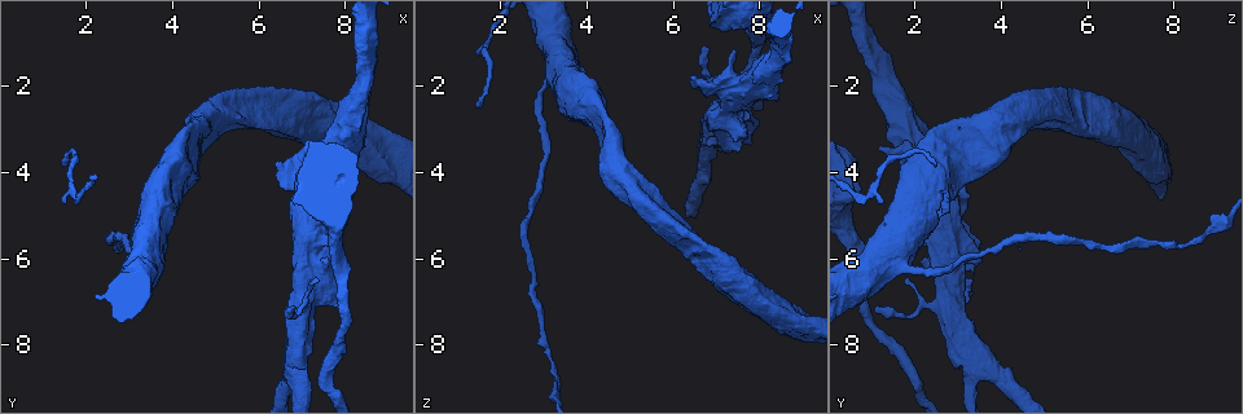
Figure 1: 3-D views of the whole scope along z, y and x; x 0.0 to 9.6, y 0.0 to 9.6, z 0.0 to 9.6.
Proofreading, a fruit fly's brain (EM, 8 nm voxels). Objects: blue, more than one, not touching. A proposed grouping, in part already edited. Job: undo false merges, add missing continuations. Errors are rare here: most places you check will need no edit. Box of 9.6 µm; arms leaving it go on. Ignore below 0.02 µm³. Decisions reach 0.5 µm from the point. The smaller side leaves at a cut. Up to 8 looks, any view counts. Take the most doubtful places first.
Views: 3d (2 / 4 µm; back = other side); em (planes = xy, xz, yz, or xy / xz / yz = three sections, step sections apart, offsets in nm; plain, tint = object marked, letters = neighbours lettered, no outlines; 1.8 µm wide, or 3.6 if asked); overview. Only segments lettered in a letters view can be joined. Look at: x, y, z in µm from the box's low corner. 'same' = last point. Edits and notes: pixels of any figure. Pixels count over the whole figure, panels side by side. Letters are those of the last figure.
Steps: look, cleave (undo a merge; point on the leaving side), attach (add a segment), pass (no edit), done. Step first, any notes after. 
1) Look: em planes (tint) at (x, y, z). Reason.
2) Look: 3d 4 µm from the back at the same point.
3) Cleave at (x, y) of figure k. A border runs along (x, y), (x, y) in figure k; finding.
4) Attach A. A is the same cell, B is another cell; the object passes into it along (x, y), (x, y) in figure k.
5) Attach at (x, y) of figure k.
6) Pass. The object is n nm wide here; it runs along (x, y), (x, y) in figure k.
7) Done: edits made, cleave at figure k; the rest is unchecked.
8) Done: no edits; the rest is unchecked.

Look: 3d 2 µm at (6.50, 2.10, 5.55). Free end.

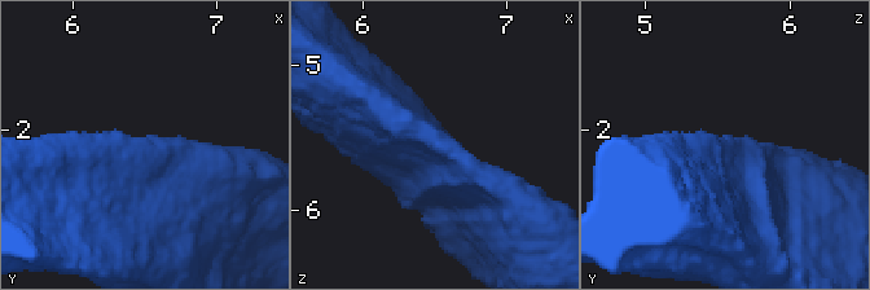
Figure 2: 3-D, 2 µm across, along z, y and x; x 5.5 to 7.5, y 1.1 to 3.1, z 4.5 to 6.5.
Look: em yz step 8 (tint) at (6.54, 2.04, 5.56). Now the EM.

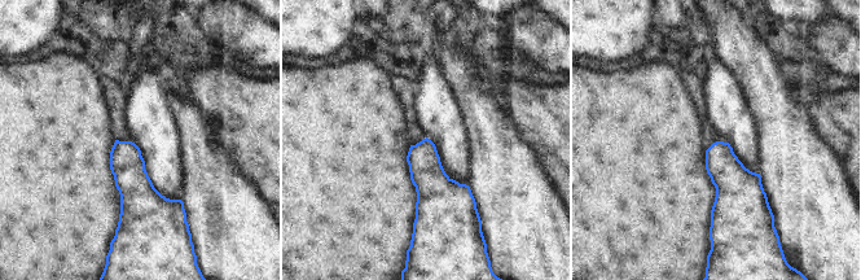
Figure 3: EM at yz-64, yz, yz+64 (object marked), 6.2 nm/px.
Look: em xy step 16 (letters) at the same point.

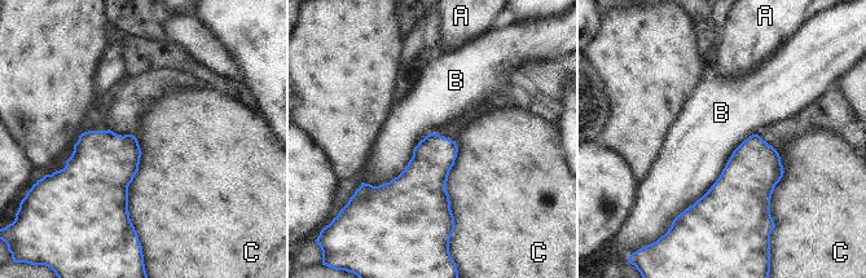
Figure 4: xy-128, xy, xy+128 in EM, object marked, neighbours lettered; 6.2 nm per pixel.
Pass. A, B and C are other cells; a border runs along (756, 133), (681, 212) in figure 4; none of them fits.

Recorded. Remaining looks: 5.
Look: 3d 2 µm at (6.50, 3.75, 1.75). Thick end.

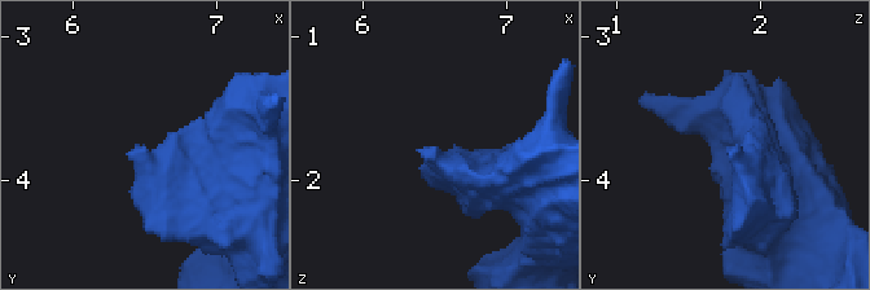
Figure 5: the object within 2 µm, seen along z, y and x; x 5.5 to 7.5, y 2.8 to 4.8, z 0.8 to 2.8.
Look: em 3.6 µm planes (letters) at (6.50, 3.76, 1.76). Now the EM.

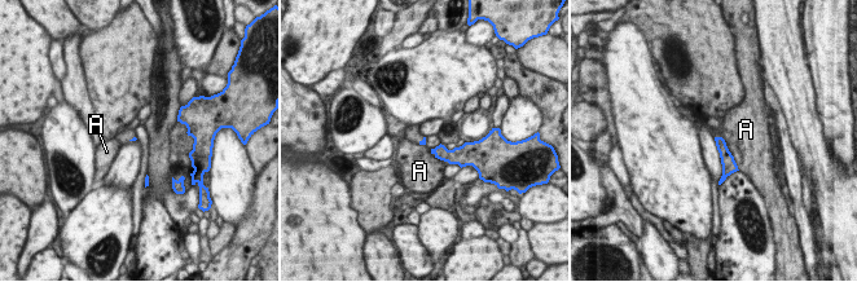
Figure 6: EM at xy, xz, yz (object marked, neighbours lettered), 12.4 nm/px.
Pass. A is another cell; a border runs along (721, 137), (739, 170) in figure 6; none of them fits.

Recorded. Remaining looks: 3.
Look: em xz step 8 (letters) at (6.65, 7.20, 1.15). Tapers out.

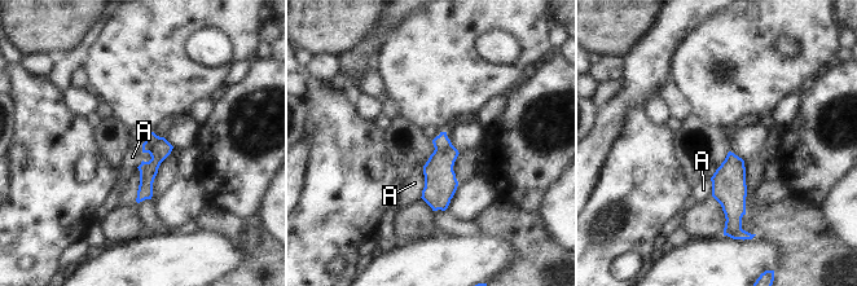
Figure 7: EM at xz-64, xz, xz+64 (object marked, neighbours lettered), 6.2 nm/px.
Pass. A is another cell; a border runs along (426, 163), (420, 197) in figure 7; none of them fits.

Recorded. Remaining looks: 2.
Done: no edits; the rest is unchecked.

